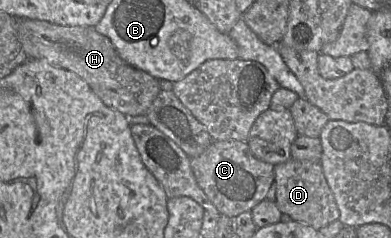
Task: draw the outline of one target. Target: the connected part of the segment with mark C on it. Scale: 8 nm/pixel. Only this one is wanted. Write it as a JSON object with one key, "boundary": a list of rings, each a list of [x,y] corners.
{"boundary":[[[212,141],[199,156],[190,159],[190,166],[198,186],[218,211],[230,218],[251,211],[266,199],[274,182],[274,165],[257,159],[246,141]]]}

